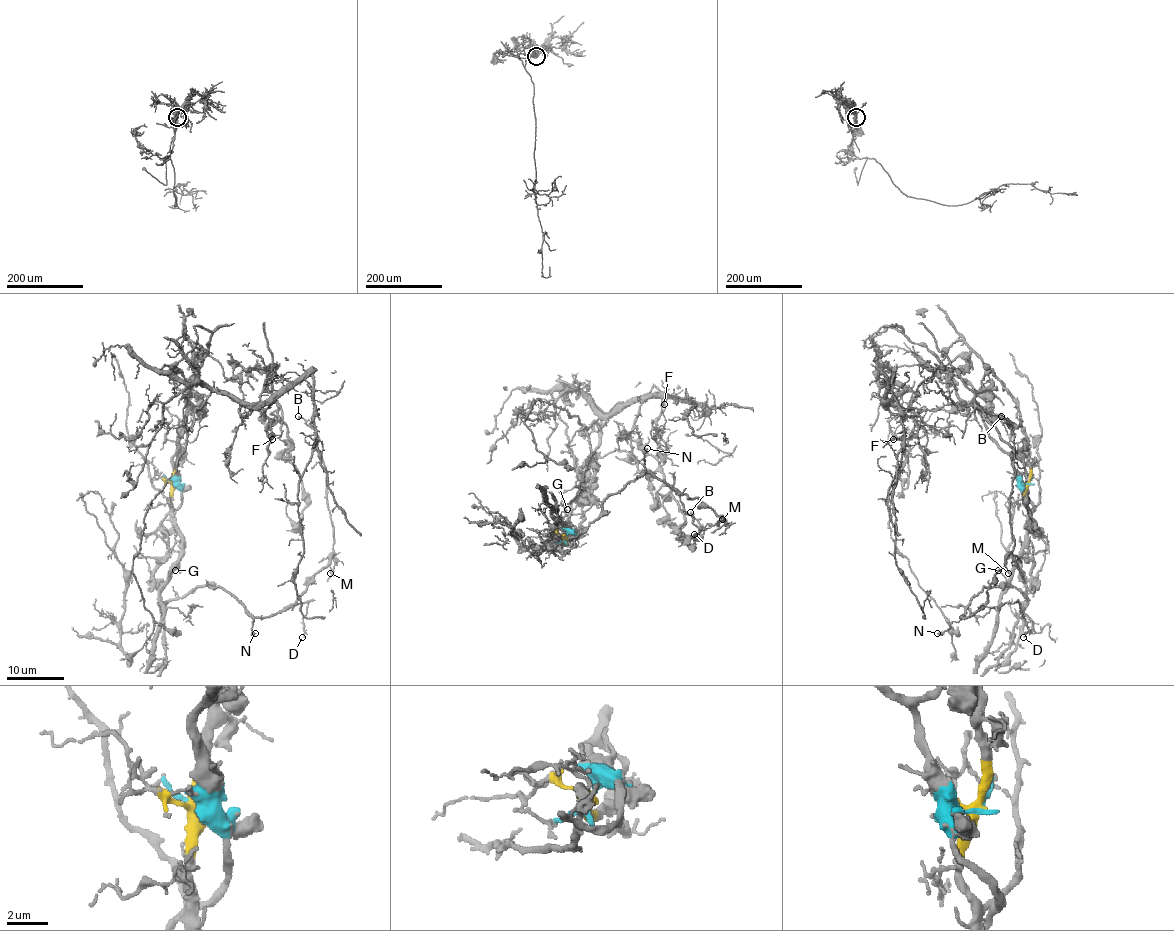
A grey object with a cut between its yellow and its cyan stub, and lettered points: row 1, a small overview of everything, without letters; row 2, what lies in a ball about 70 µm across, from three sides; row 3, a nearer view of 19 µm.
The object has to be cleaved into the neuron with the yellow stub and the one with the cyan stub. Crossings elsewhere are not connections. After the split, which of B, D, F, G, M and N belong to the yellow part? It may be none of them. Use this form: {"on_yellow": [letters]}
{"on_yellow": ["B", "D", "G", "M", "N"]}

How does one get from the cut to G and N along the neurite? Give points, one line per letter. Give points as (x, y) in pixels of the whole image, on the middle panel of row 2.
G: (565, 539), (563, 535), (565, 538), (572, 536), (559, 518), (566, 509)
N: (565, 539), (572, 533), (545, 499), (558, 509), (559, 538), (576, 536), (611, 495), (645, 471), (646, 448)

